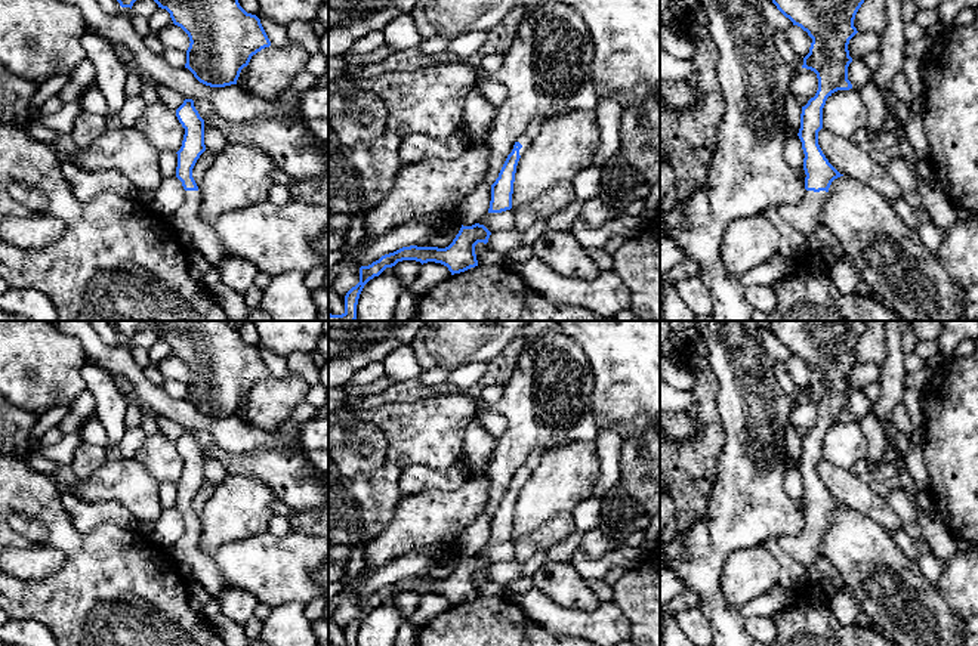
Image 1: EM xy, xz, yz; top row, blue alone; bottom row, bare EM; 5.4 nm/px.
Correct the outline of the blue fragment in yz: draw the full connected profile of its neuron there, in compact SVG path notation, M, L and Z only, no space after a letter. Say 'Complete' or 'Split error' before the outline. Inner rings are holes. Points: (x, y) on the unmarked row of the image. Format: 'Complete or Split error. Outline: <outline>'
Split error. Outline: M771 321L772 334L812 370L802 399L817 405L818 421L802 438L799 470L805 485L805 529L778 540L781 550L809 568L821 556L820 547L832 513L840 506L818 476L823 439L837 421L852 420L848 411L849 371L858 364L854 350L866 331L866 321Z

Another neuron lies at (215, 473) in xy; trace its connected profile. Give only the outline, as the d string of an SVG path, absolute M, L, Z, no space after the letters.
M204 454L204 476L207 482L217 486L226 479L226 472L216 458Z

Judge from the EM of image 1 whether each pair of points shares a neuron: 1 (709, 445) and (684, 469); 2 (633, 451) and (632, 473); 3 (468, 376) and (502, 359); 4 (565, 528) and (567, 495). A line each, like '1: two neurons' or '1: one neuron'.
1: one neuron
2: one neuron
3: two neurons
4: two neurons

